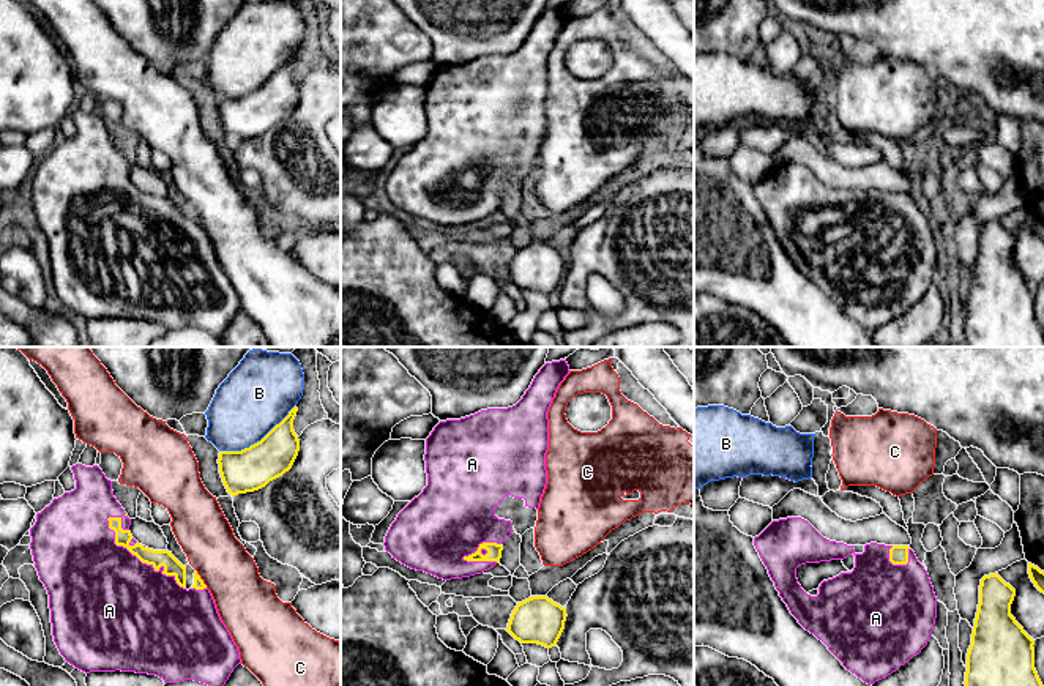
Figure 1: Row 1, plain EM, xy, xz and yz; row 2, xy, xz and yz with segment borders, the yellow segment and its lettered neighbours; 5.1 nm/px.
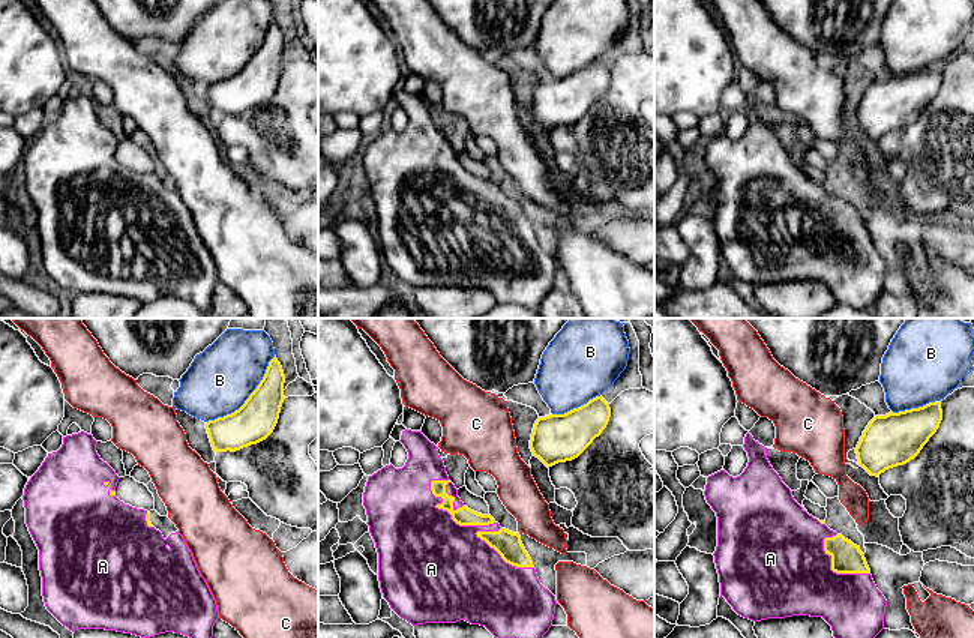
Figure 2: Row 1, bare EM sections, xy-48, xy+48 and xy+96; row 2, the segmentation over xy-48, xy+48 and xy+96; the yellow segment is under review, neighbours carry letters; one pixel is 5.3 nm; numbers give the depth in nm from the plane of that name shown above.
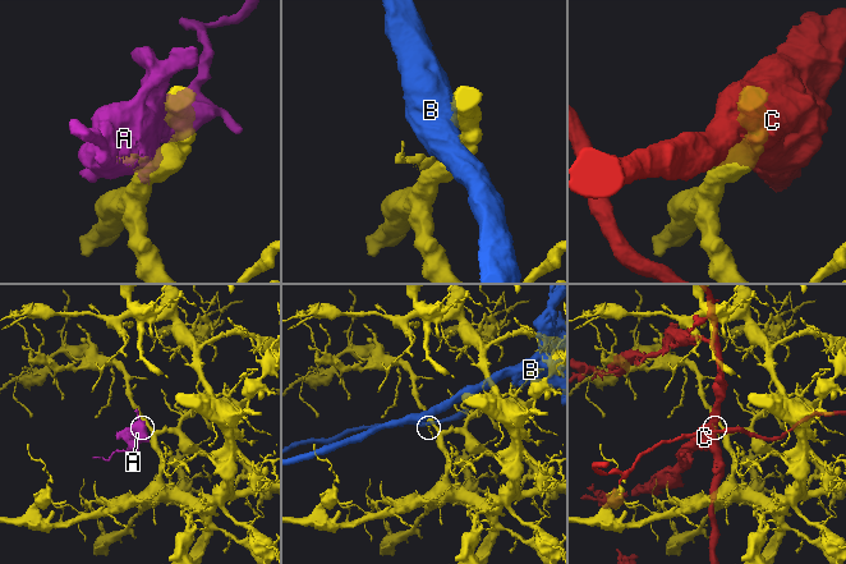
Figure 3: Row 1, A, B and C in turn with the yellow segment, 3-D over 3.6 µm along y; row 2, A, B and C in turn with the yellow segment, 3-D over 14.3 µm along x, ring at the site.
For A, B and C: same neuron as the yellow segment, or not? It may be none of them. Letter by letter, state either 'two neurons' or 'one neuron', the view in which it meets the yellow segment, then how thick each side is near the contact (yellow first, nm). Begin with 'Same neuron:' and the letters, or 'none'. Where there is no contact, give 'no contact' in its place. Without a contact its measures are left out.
Same neuron: A
A: one neuron; meets yellow in xy; 90 nm thick on the yellow side, 500 nm on the other
B: two neurons; meets yellow in xy; 220 nm thick on the yellow side, 360 nm on the other
C: two neurons; meets yellow in xy; 50 nm thick on the yellow side, 280 nm on the other

